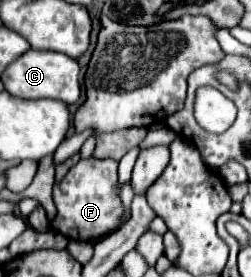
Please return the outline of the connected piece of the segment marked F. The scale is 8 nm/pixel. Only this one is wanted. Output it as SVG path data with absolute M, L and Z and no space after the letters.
M80 159L68 169L62 181L54 183L52 197L56 205L56 217L52 219L52 229L62 233L66 239L74 241L96 241L122 225L124 205L118 195L118 163L112 159Z

